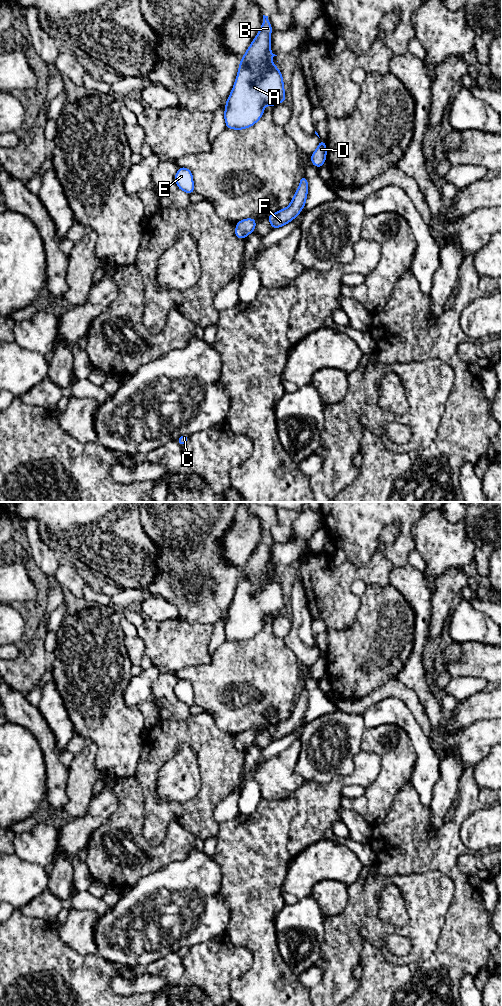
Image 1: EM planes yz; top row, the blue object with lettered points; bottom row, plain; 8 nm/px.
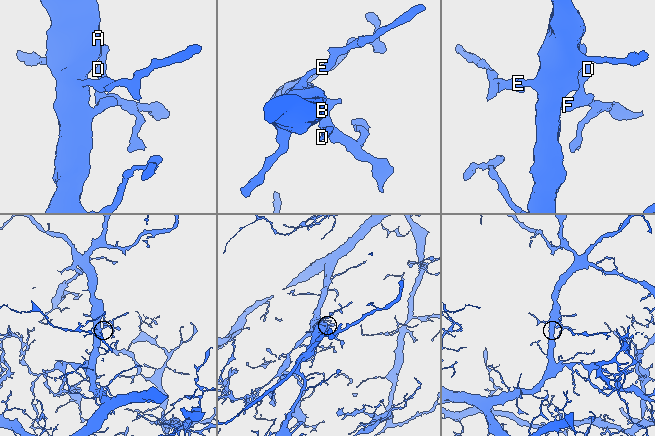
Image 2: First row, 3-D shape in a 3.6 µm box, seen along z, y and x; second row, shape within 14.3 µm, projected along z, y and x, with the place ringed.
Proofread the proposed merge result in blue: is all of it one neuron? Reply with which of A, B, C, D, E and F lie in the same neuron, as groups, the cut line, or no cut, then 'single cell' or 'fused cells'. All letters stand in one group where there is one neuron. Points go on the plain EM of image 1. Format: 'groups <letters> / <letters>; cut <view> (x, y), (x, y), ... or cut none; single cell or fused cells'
groups A B C D E F; cut none; single cell

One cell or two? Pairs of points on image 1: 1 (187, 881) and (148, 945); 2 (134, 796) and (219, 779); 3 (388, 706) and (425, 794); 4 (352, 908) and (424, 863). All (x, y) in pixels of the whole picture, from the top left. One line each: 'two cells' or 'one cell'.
1: one cell
2: two cells
3: one cell
4: two cells

